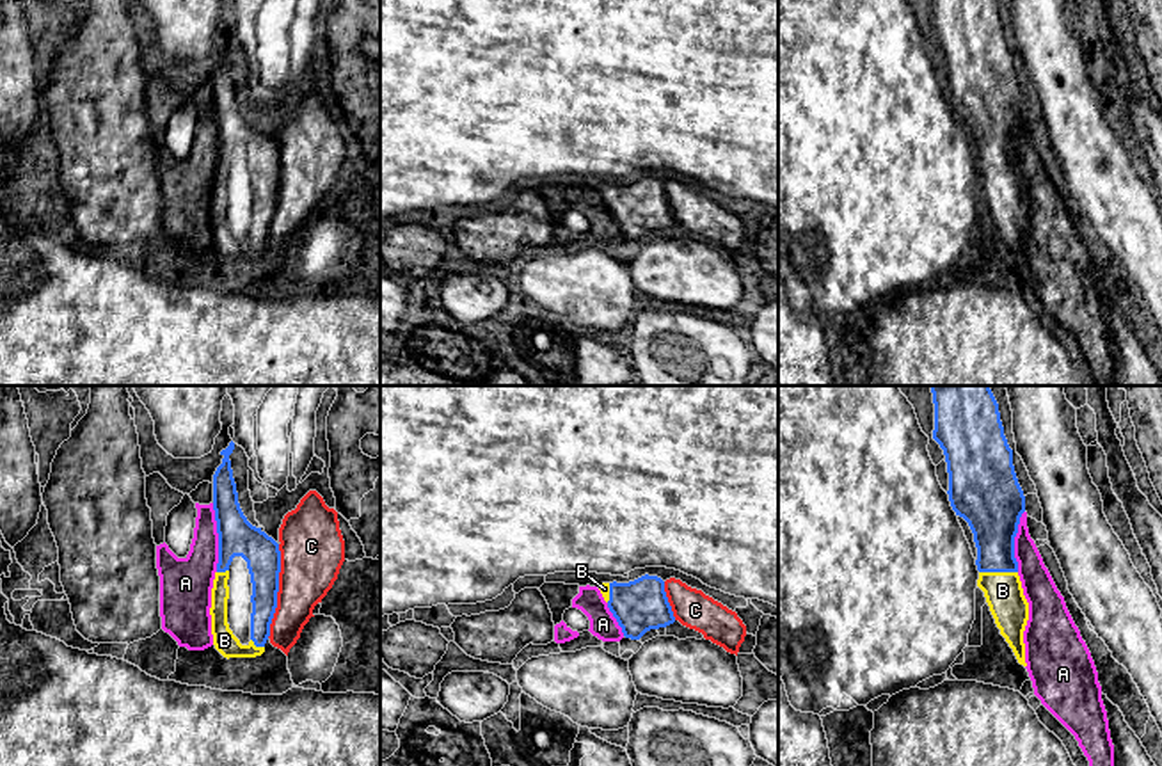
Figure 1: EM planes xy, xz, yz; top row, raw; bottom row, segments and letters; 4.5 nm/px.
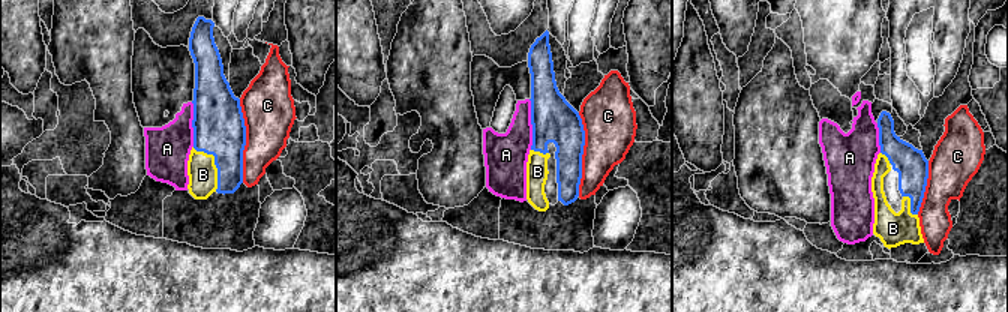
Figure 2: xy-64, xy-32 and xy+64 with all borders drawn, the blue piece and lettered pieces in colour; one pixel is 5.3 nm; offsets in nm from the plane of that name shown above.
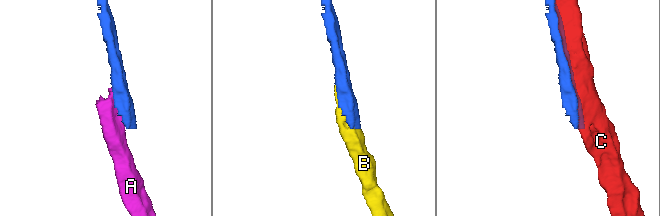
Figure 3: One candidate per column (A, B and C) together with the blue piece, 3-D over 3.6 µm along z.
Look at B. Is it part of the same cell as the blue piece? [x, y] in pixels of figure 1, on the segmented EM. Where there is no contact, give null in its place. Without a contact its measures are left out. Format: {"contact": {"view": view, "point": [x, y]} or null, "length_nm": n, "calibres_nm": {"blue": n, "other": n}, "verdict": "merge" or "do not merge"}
{"contact": {"view": "yz", "point": [999, 571]}, "length_nm": 180, "calibres_nm": {"blue": 240, "other": 170}, "verdict": "merge"}

